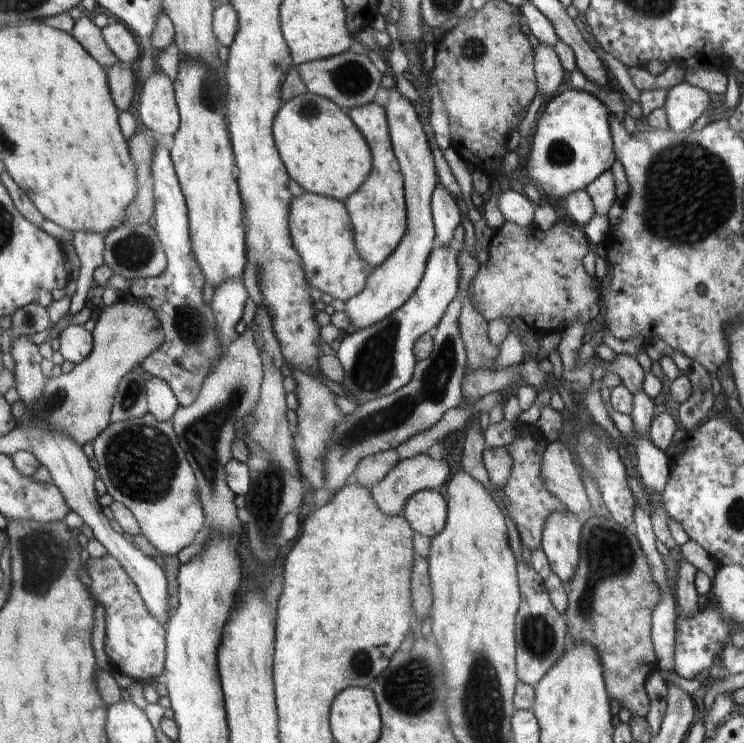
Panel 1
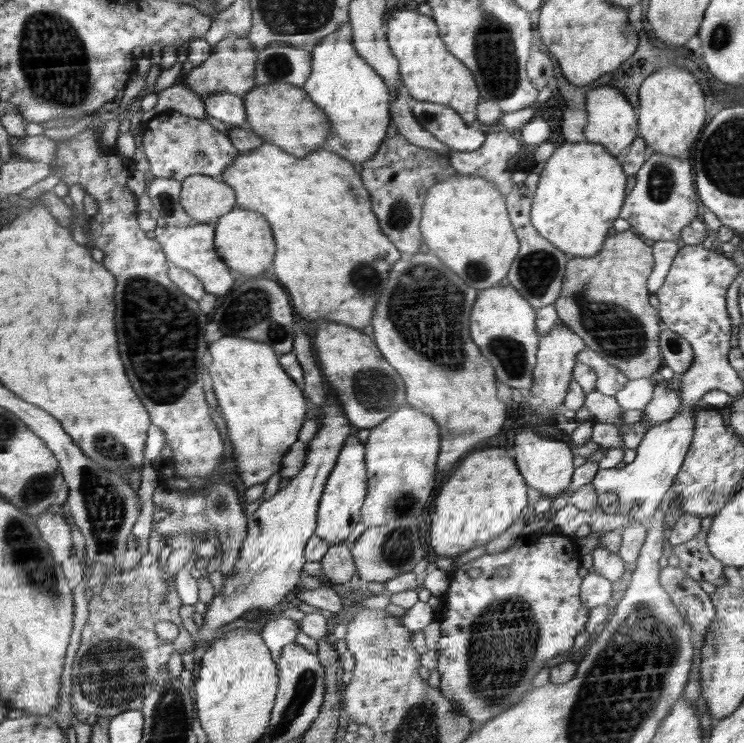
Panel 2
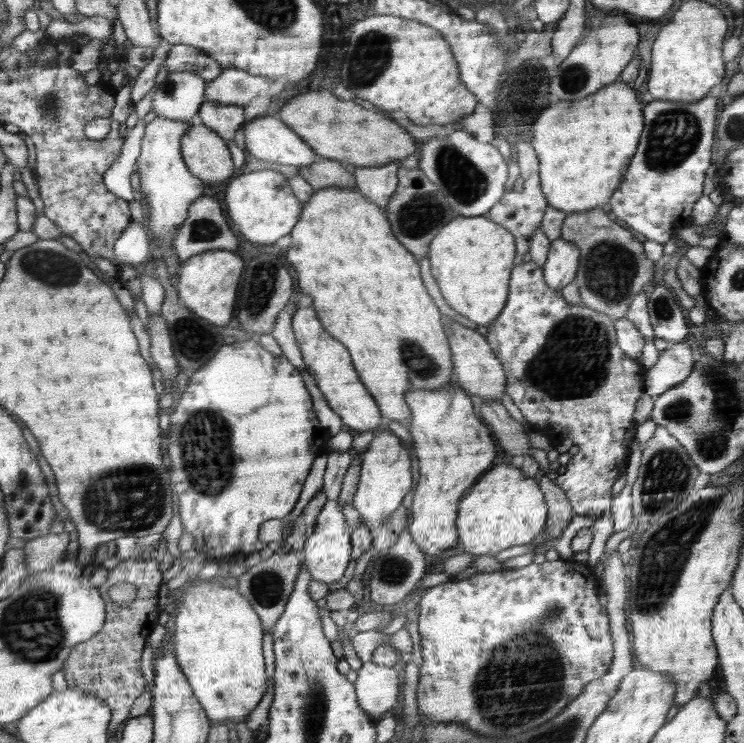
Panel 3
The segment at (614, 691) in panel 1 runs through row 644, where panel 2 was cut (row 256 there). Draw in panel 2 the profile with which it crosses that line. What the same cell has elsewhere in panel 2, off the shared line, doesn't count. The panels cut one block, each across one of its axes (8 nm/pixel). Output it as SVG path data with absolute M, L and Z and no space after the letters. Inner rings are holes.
M634 231L614 232L607 238L603 248L595 256L574 256L569 261L560 297L555 301L559 321L572 328L582 338L587 349L603 357L610 366L623 372L629 380L648 378L660 370L662 358L658 350L660 318L658 308L654 308L648 298L647 281L655 268L654 248L646 246Z

